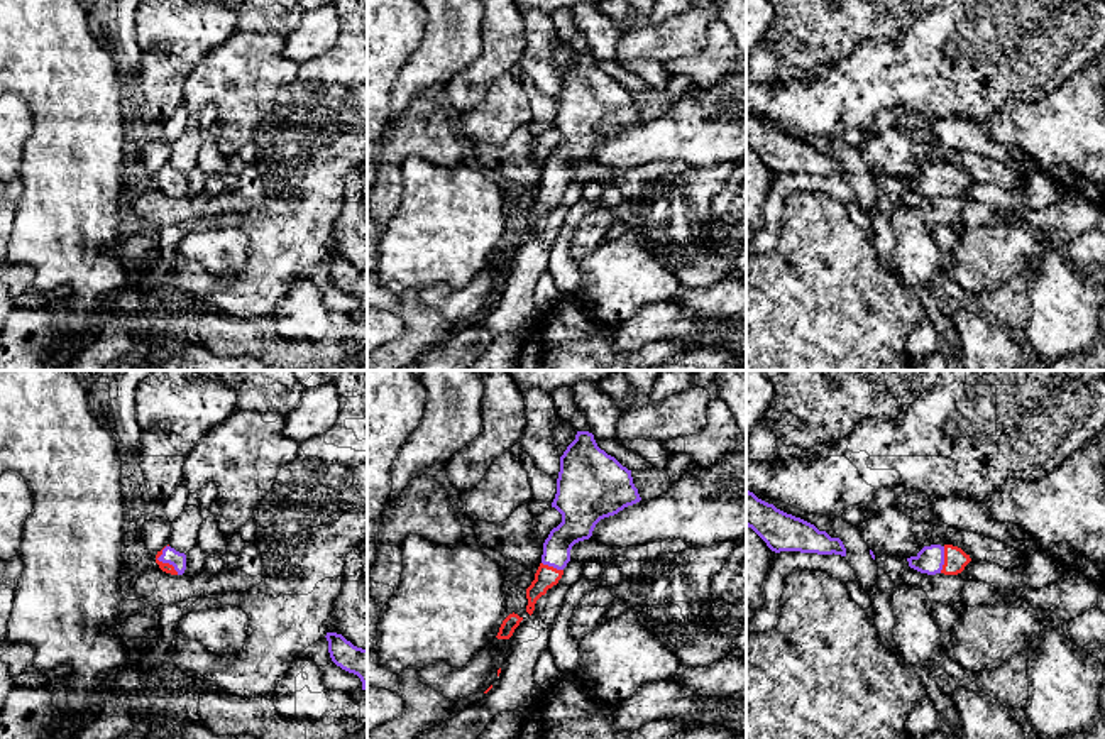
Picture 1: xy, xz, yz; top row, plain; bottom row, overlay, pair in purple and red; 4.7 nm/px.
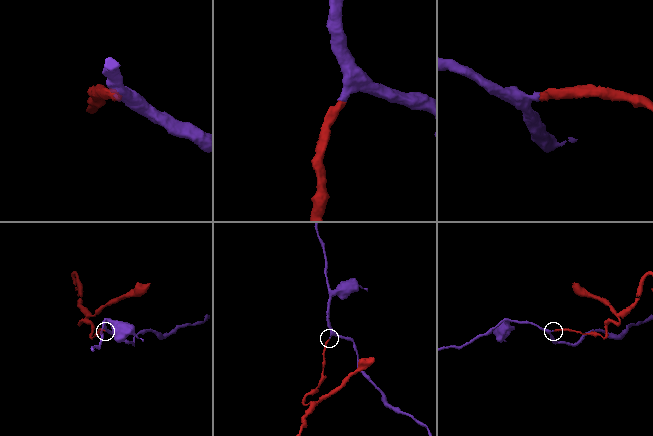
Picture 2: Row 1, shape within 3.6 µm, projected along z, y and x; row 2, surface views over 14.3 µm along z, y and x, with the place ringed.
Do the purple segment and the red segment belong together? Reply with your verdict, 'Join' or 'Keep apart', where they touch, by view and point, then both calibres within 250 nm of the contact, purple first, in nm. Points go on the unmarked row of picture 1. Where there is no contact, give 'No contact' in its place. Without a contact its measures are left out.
Join. Touches purple at xy (163, 183). Thickness 80 nm (purple) against 50 nm

